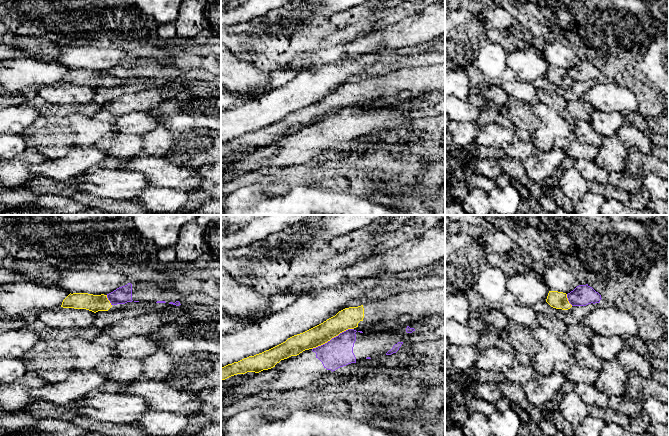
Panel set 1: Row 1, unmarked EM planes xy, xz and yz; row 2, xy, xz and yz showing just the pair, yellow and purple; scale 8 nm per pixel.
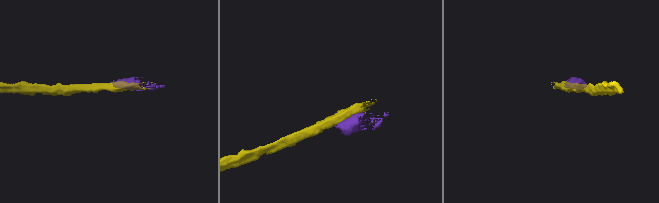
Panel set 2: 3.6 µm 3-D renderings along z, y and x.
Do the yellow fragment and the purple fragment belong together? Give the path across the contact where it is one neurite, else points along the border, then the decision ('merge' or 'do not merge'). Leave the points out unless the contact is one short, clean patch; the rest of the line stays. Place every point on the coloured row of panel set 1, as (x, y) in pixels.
border xz (353, 328), (340, 332), (312, 349); do not merge

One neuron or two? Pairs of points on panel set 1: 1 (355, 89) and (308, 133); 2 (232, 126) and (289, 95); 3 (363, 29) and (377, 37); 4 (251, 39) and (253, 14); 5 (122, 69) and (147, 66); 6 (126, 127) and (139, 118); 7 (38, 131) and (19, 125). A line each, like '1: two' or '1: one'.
1: two
2: one
3: two
4: two
5: one
6: one
7: two

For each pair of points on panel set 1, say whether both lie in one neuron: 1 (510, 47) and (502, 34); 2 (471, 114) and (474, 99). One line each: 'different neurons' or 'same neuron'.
1: same neuron
2: different neurons

